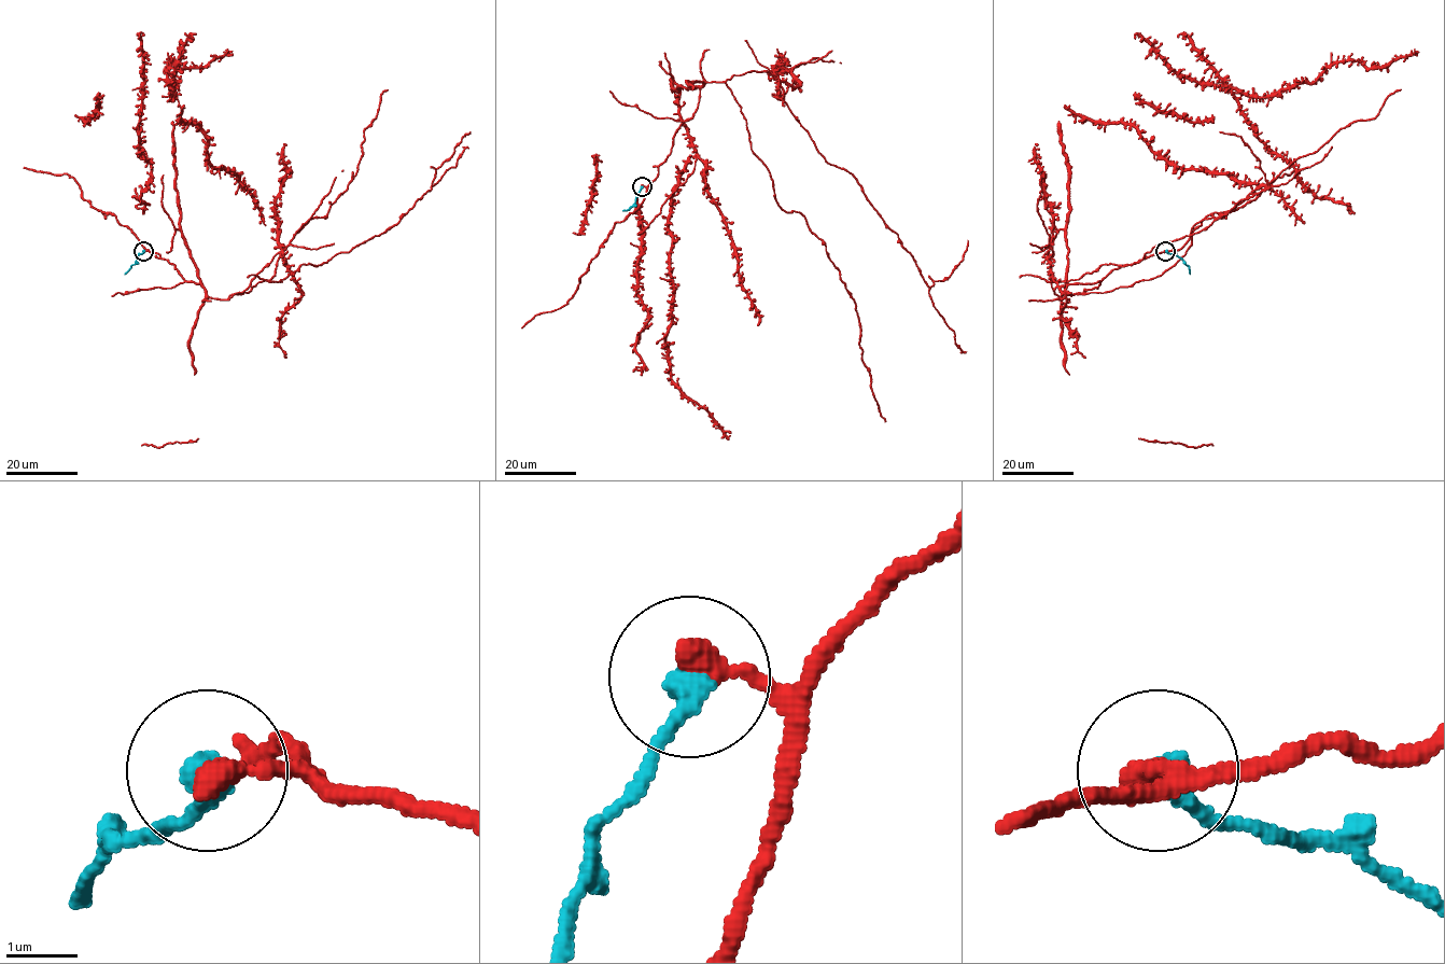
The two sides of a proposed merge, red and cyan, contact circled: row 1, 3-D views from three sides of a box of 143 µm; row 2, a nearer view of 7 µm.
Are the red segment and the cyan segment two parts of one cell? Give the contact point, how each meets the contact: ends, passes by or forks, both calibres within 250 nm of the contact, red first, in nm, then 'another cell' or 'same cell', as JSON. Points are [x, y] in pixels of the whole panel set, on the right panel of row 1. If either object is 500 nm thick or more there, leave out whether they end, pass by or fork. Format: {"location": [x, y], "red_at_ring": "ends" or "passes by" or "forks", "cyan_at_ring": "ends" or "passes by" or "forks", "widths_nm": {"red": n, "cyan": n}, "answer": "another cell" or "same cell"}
{"location": [1165, 251], "red_at_ring": "ends", "cyan_at_ring": "ends", "widths_nm": {"red": 400, "cyan": 400}, "answer": "another cell"}

